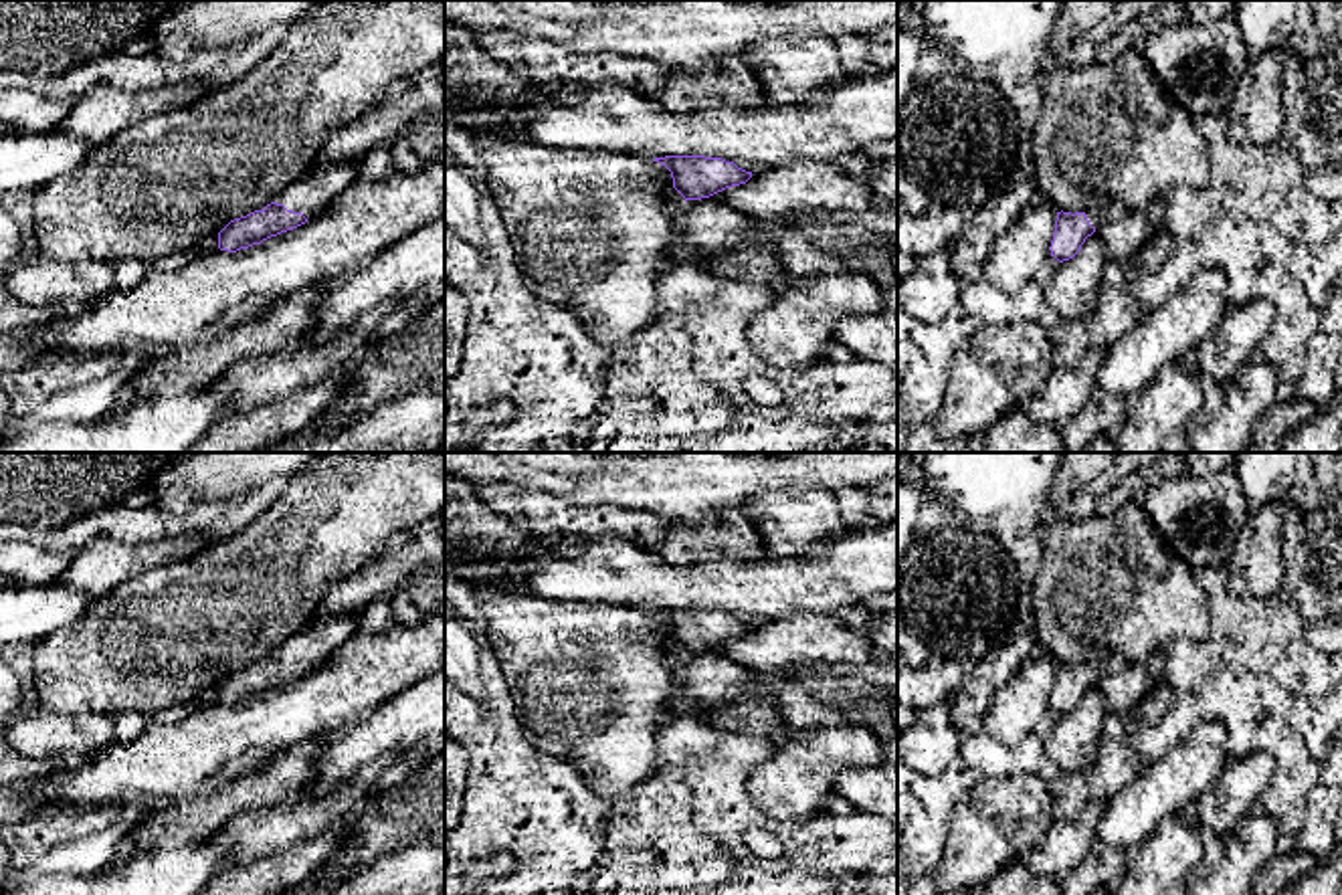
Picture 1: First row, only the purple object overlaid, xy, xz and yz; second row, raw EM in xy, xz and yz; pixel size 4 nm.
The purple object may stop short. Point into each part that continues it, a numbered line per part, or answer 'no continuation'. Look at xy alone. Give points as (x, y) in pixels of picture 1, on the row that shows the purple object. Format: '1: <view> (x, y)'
1: xy (310, 194)

